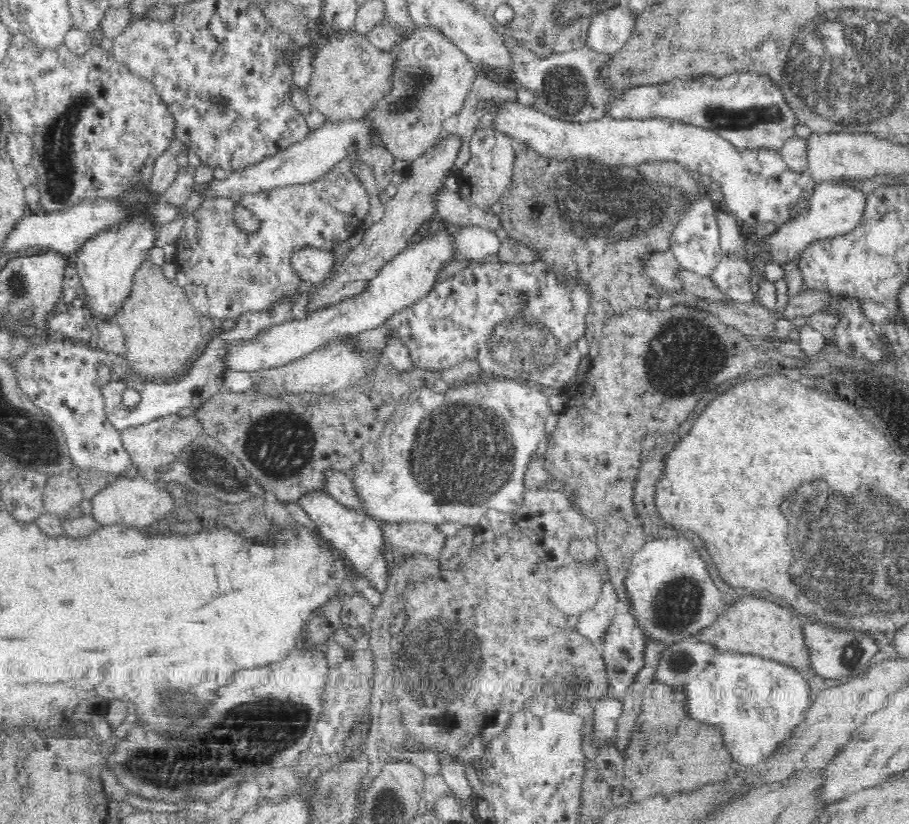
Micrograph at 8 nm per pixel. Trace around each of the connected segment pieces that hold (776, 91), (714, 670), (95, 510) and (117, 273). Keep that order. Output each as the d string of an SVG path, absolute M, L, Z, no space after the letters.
M751 72L728 73L721 77L705 74L692 76L688 82L674 79L657 85L636 86L617 98L617 102L610 106L608 116L619 119L682 119L714 131L738 148L766 147L778 150L795 135L794 128L799 123L782 89L771 79Z
M692 640L668 645L662 652L660 664L654 679L668 686L678 688L685 686L689 699L690 717L712 722L724 728L726 746L732 752L736 762L756 766L764 758L768 758L782 742L786 742L796 726L804 722L804 714L810 708L810 686L808 675L796 668L774 659L738 652L718 652L710 645Z
M131 474L110 481L95 494L91 500L92 512L90 513L100 526L120 523L129 528L147 528L171 514L176 509L176 500L168 494L164 481Z
M140 217L98 234L88 240L77 250L75 268L78 270L79 283L85 290L85 298L81 303L98 323L113 322L121 310L125 298L129 297L134 273L149 258L149 250L154 244L156 229L150 219L142 221Z

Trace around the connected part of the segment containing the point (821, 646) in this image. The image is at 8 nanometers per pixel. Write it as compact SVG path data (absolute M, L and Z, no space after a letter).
M803 619L801 625L803 641L808 651L810 672L824 679L844 680L845 677L858 676L866 670L871 658L879 650L875 641L866 638L864 634L867 633L860 630L846 632L838 630L833 625L812 624Z

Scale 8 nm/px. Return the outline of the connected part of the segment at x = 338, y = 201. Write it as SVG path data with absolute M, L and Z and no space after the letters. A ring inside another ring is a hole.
M384 146L369 151L348 156L336 163L323 177L306 184L286 185L274 187L262 193L244 194L238 200L232 198L211 198L202 201L202 246L194 246L192 250L180 248L175 242L176 257L172 261L175 271L175 284L186 290L188 298L198 310L199 314L211 319L236 320L241 312L262 311L271 307L274 301L282 297L289 297L300 286L301 278L294 271L291 264L291 255L298 249L310 247L311 249L331 252L339 244L354 235L362 228L362 221L368 215L369 205L366 185L358 180L358 173L354 173L351 166L354 163L366 163L378 184L380 191L390 184L393 176L392 165L395 157ZM241 204L252 210L260 218L261 228L255 234L247 234L234 225L234 210Z

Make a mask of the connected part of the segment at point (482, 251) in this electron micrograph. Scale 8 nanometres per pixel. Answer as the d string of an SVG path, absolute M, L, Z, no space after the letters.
M479 226L459 227L456 230L458 245L458 256L468 260L498 254L501 247L500 238L496 236L494 230Z

